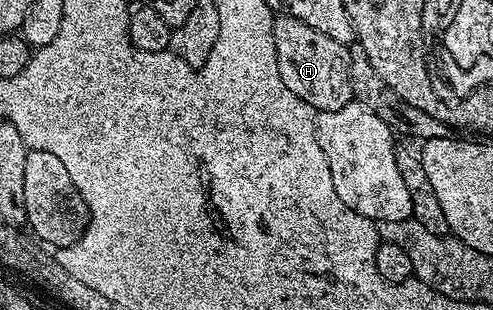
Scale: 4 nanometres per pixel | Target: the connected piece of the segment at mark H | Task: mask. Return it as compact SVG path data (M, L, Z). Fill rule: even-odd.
M284 16L272 21L271 44L277 56L277 72L279 78L285 80L285 88L289 88L293 96L305 100L312 110L333 112L353 101L349 80L351 55L344 43L329 40L325 32L317 32L301 20Z

